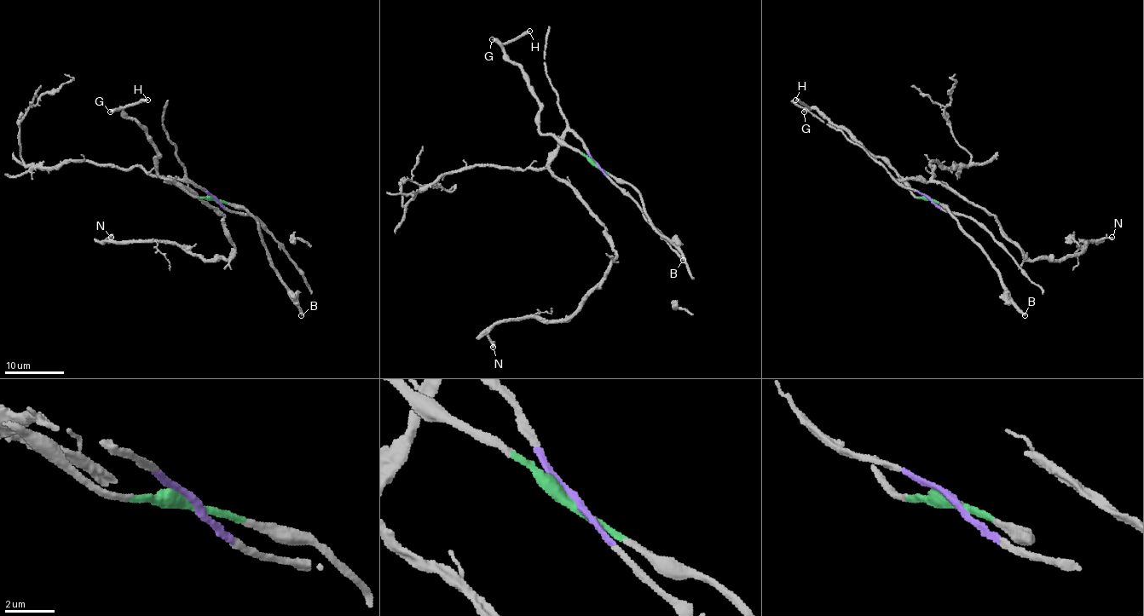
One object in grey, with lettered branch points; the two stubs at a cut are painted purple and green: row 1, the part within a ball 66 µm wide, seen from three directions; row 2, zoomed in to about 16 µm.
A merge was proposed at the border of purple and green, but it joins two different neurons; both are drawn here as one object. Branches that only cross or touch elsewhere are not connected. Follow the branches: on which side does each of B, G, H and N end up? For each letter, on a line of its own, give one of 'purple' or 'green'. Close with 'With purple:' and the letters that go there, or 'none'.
B: green
G: green
H: green
N: purple
With purple: N

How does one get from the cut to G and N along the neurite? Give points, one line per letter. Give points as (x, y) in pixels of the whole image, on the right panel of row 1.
G: (929, 198), (915, 197), (880, 158), (871, 156), (844, 129), (837, 128), (814, 108), (804, 112)
N: (929, 198), (897, 181), (947, 185), (991, 215), (1032, 261), (1071, 257), (1083, 250), (1083, 241), (1112, 237)

